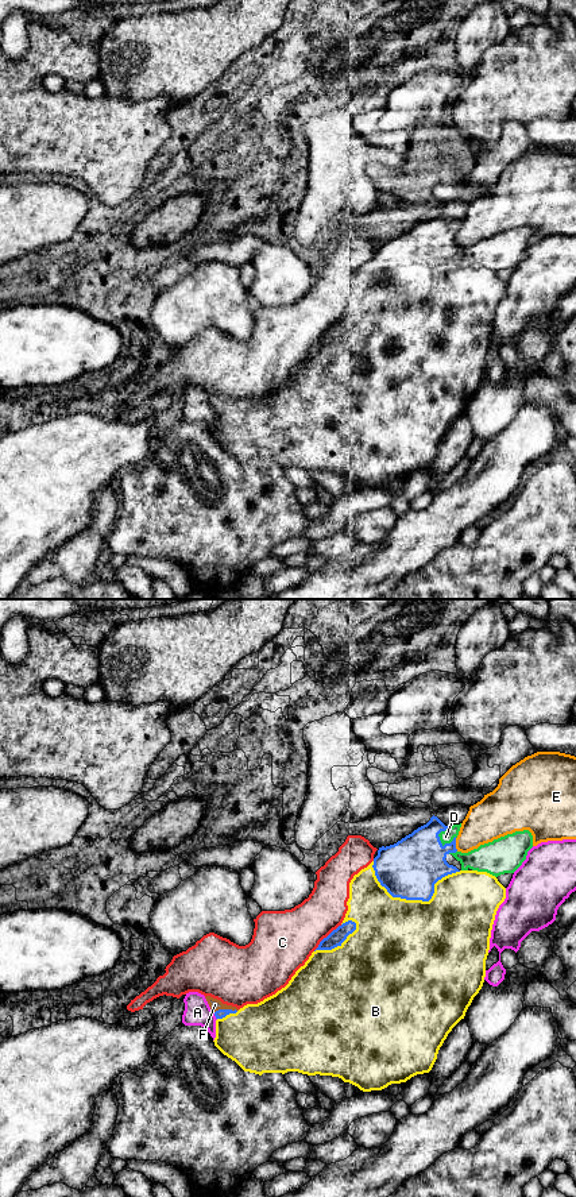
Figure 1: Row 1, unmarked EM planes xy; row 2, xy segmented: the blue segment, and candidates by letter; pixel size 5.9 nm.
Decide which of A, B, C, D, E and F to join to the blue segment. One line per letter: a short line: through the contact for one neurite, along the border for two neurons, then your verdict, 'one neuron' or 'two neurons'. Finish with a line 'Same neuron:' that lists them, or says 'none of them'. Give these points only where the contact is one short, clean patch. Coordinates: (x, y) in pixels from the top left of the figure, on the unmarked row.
A: two neurons
B: two neurons
C: two neurons
D: one neuron
E: two neurons
F: line xy (220, 409), (224, 405), (215, 400); one neuron
Same neuron: D, F

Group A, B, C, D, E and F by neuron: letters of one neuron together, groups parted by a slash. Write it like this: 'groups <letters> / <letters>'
groups A / B / C / D F / E

